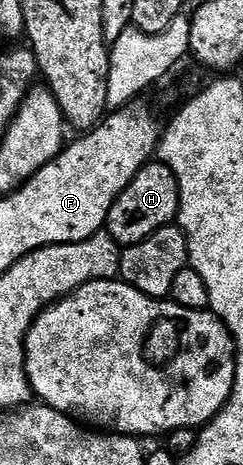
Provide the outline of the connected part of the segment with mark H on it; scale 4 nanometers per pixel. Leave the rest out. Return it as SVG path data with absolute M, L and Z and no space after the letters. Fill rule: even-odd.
M149 163L140 168L122 195L118 195L114 207L110 207L106 230L119 246L127 247L146 239L163 225L173 224L179 212L180 188L174 171L163 163Z

